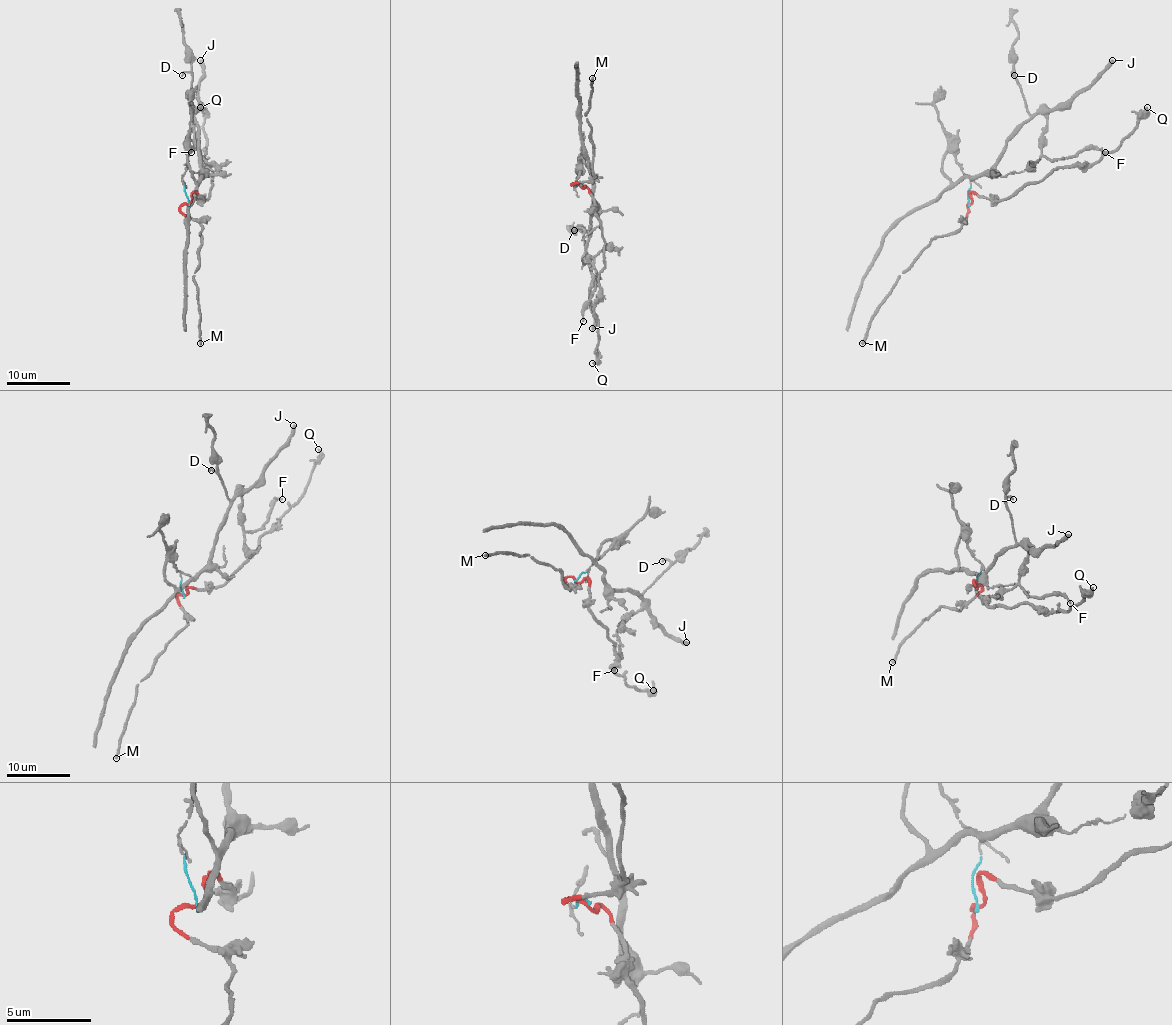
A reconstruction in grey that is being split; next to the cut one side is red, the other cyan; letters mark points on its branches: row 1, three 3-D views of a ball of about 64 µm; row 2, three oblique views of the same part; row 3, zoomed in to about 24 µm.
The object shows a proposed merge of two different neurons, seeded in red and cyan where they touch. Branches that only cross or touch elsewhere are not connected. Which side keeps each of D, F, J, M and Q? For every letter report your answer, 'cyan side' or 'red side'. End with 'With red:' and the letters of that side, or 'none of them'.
D: cyan side
F: cyan side
J: cyan side
M: red side
Q: red side
With red: M, Q

